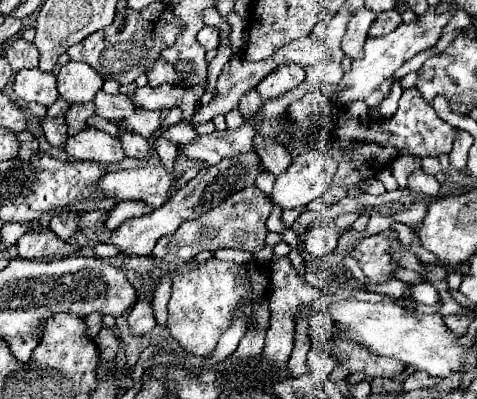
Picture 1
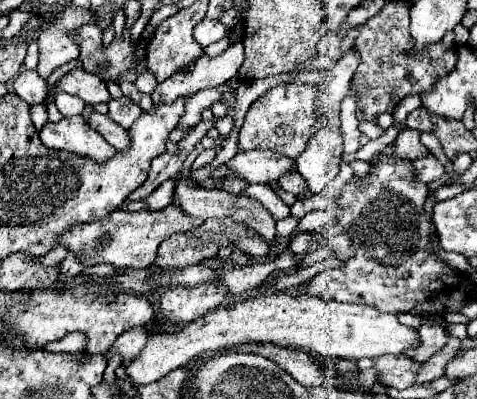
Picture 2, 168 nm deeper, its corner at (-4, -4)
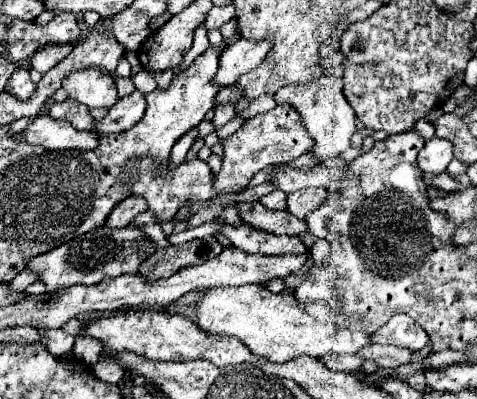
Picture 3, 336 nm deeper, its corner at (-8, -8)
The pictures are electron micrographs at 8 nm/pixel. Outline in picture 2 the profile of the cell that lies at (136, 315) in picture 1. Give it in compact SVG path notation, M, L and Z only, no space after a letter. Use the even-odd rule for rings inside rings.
M138 326L138 328L128 328L126 332L122 332L122 334L116 338L112 350L114 350L116 354L120 354L122 360L132 360L132 358L136 358L136 356L144 350L148 336L150 336L148 330L142 328L142 326Z

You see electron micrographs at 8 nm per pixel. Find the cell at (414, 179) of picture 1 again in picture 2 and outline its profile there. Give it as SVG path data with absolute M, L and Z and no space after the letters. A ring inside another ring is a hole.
M434 156L414 160L412 164L414 164L414 170L416 170L416 178L422 184L430 184L430 182L440 180L444 176L444 166Z

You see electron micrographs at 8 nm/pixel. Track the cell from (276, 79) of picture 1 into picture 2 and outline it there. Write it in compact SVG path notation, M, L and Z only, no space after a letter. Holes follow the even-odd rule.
M302 82L278 84L276 88L268 90L250 106L240 130L238 148L274 150L288 158L298 158L306 150L308 140L314 136L314 124L318 120L318 114L316 114L318 91L314 84L302 84Z

